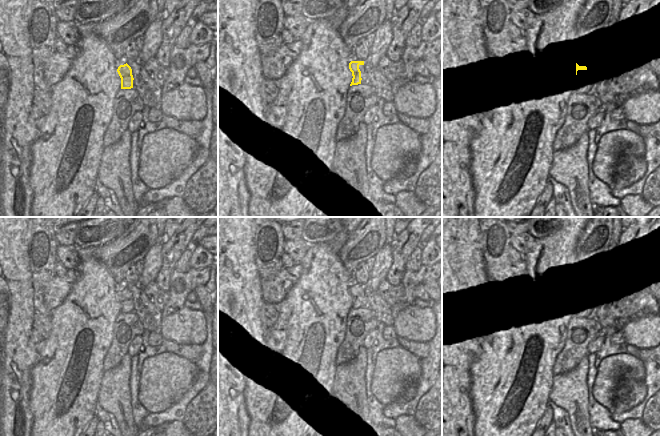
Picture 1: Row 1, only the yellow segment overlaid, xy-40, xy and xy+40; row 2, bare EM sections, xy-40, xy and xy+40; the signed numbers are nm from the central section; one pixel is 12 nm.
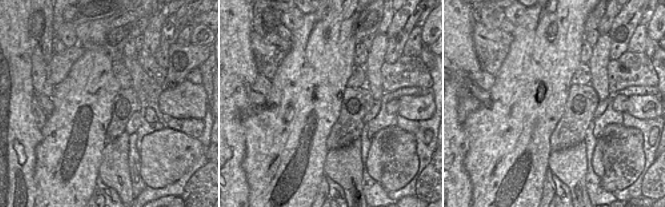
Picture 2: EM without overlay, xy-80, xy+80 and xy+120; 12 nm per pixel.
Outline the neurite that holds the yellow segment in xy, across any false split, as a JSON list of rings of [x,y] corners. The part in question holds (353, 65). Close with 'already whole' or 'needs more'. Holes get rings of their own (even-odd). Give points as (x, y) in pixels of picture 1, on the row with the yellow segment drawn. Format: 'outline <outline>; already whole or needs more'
outline [[[351,61],[349,63],[349,69],[352,72],[352,82],[348,90],[355,90],[358,84],[363,83],[361,70],[359,69],[360,65],[364,65],[364,61]]]; needs more

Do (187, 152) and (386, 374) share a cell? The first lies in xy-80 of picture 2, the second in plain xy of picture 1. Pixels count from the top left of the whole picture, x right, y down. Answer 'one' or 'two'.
one

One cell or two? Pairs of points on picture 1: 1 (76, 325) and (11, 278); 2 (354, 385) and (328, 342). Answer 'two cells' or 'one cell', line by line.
1: two cells
2: two cells

